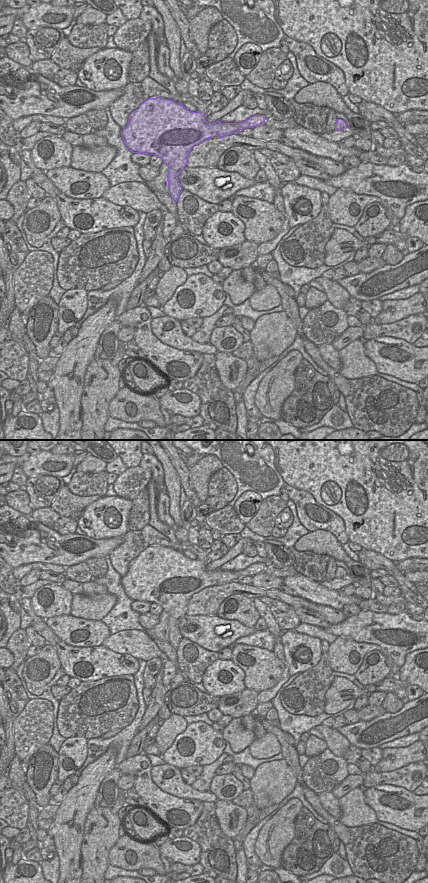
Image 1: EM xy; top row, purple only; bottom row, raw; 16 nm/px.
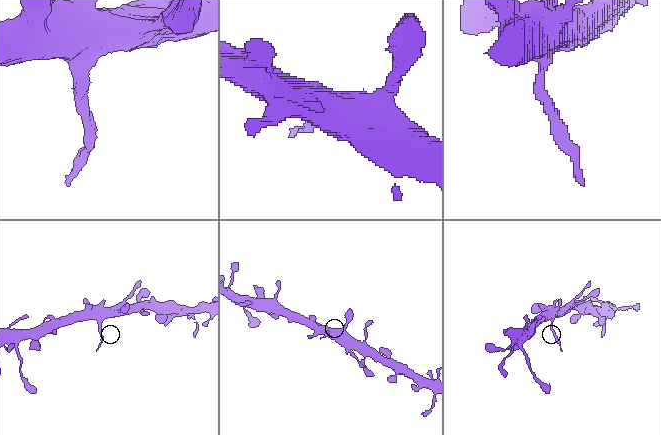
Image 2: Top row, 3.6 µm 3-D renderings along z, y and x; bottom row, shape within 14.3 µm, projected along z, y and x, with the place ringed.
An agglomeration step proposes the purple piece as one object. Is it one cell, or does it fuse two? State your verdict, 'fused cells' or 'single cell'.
fused cells

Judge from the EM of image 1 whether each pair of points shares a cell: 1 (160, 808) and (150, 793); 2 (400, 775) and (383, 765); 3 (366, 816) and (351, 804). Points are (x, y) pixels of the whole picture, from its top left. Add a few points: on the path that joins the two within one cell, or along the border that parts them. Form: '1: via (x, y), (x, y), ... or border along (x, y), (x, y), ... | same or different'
1: via (160, 804), (153, 797) | same
2: border along (414, 762), (390, 771), (375, 772), (372, 770) | different
3: via (362, 814), (355, 808) | same

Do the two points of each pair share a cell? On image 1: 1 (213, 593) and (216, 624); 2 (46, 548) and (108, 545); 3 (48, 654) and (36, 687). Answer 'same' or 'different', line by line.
1: different
2: same
3: same

